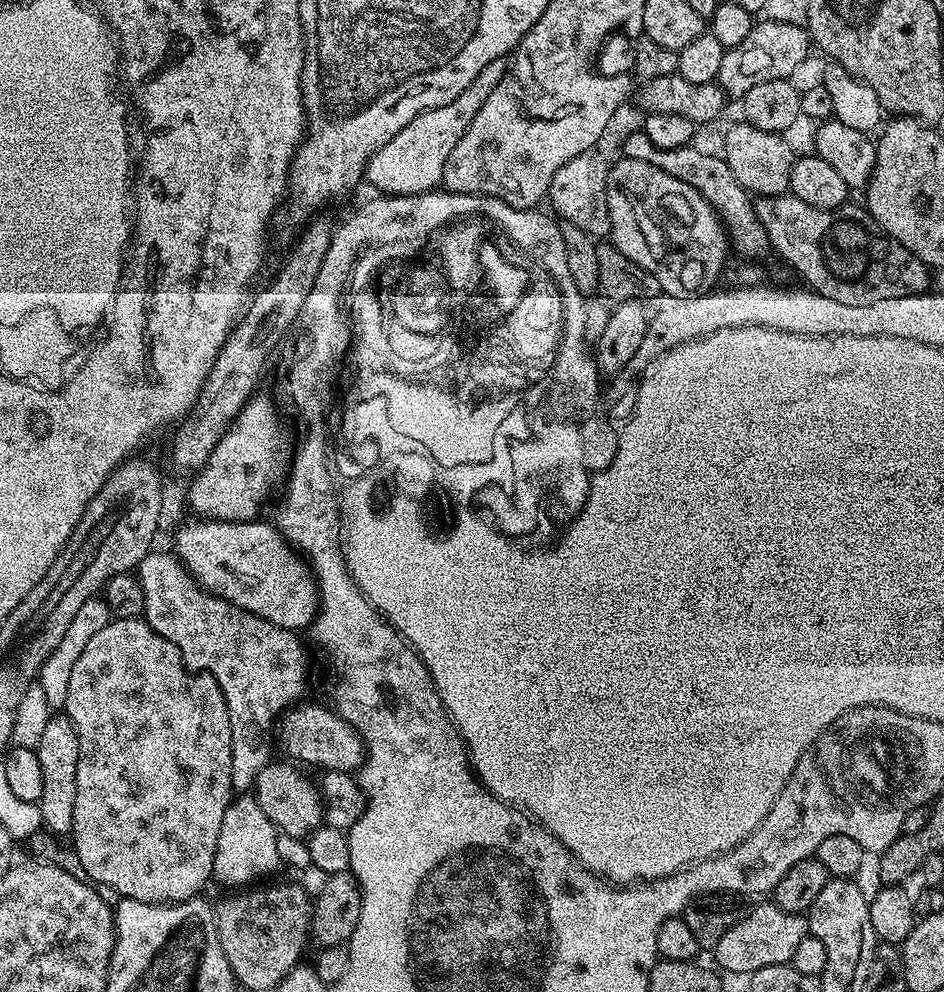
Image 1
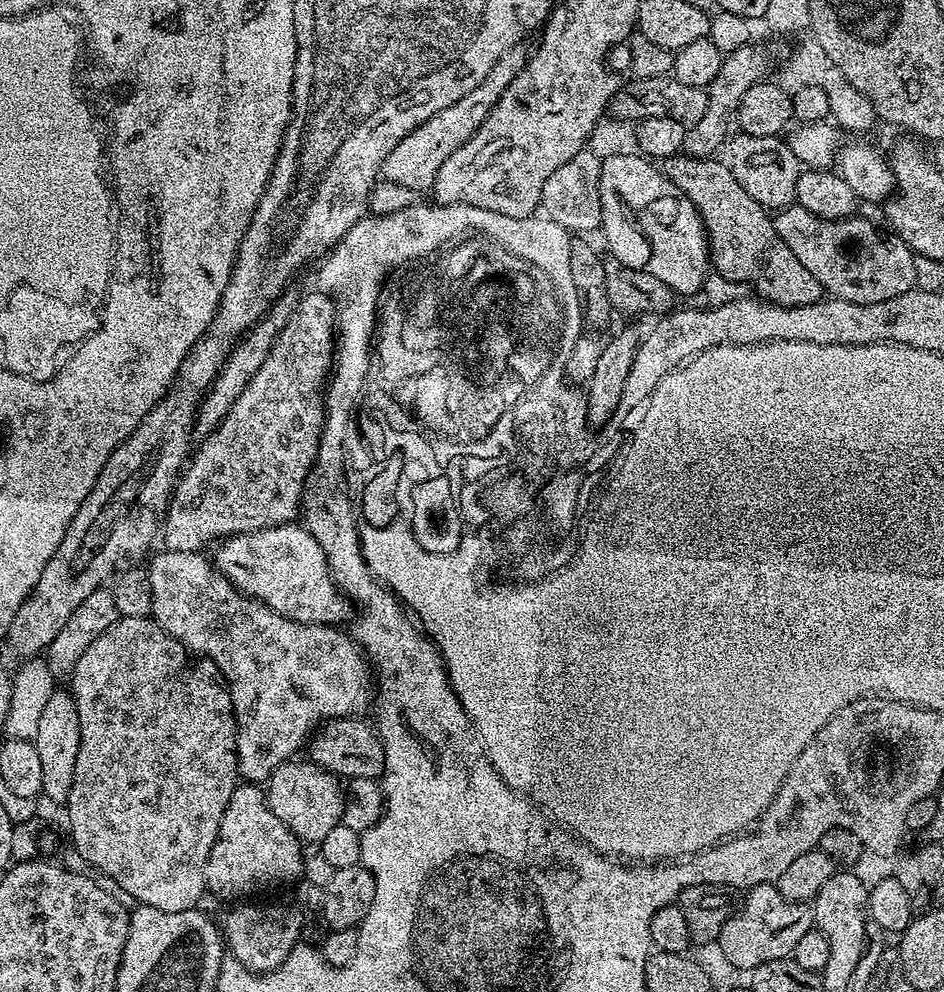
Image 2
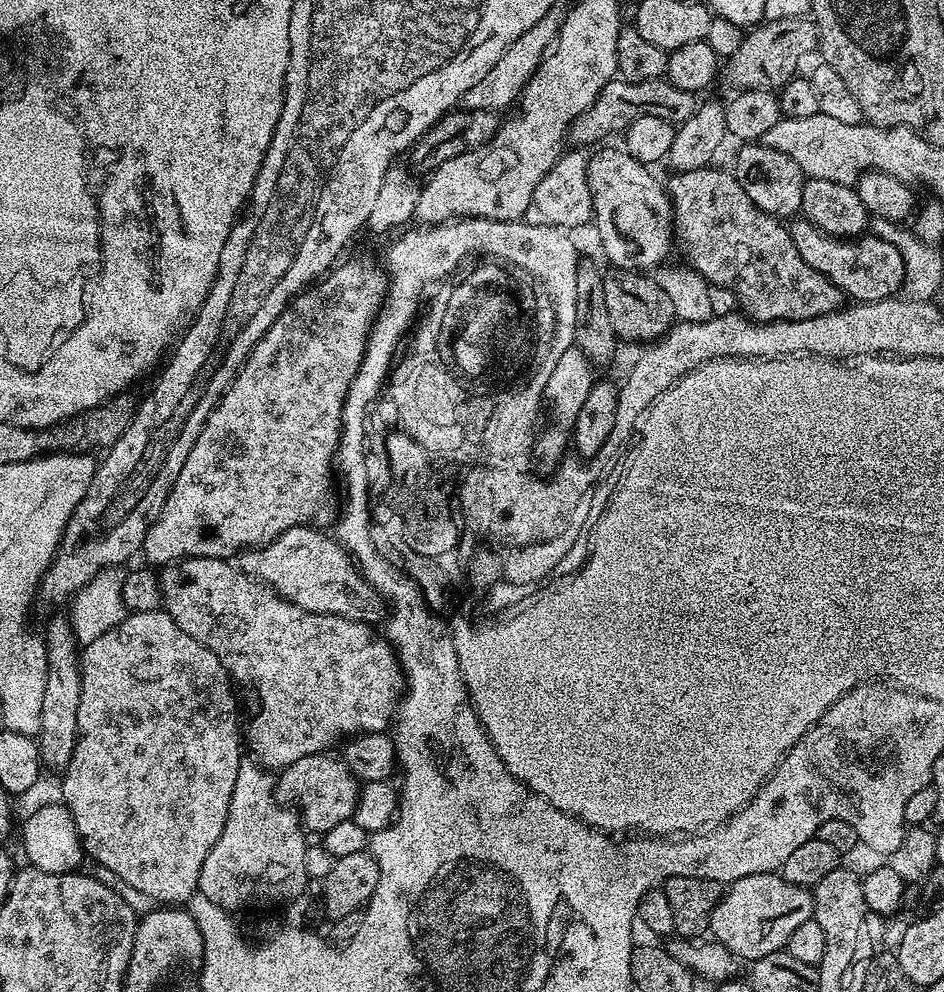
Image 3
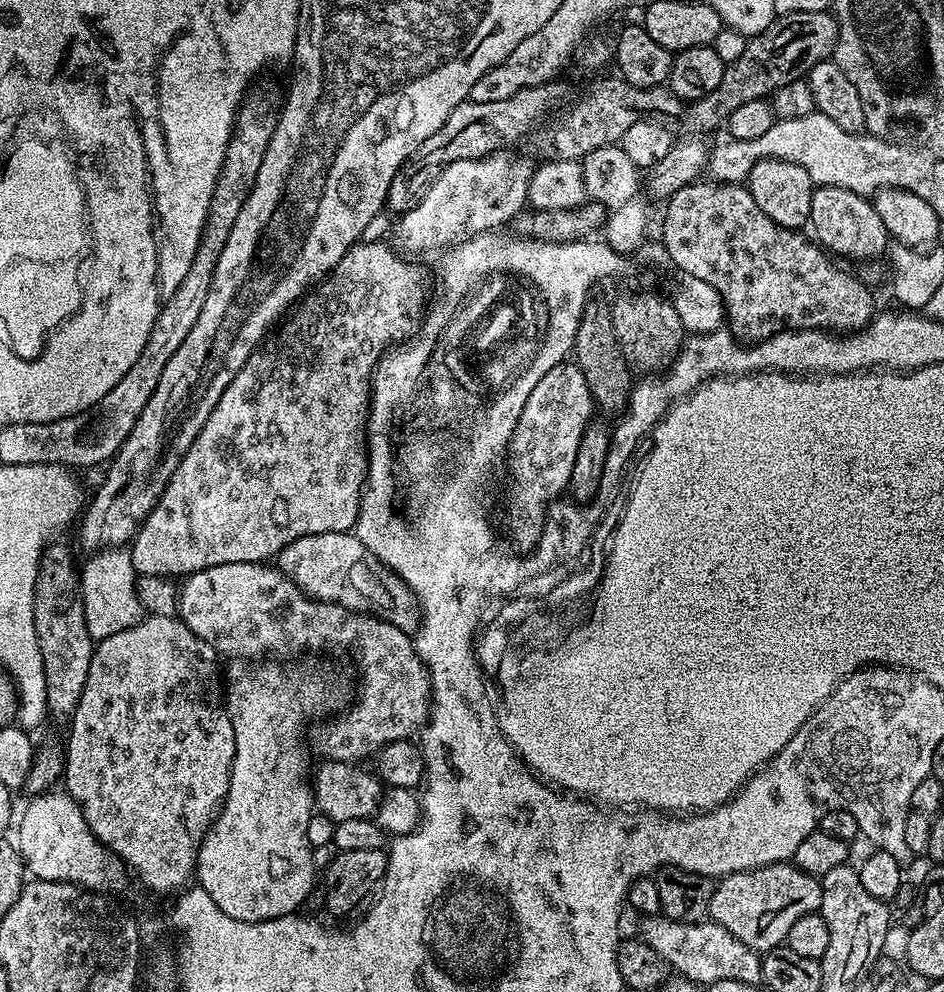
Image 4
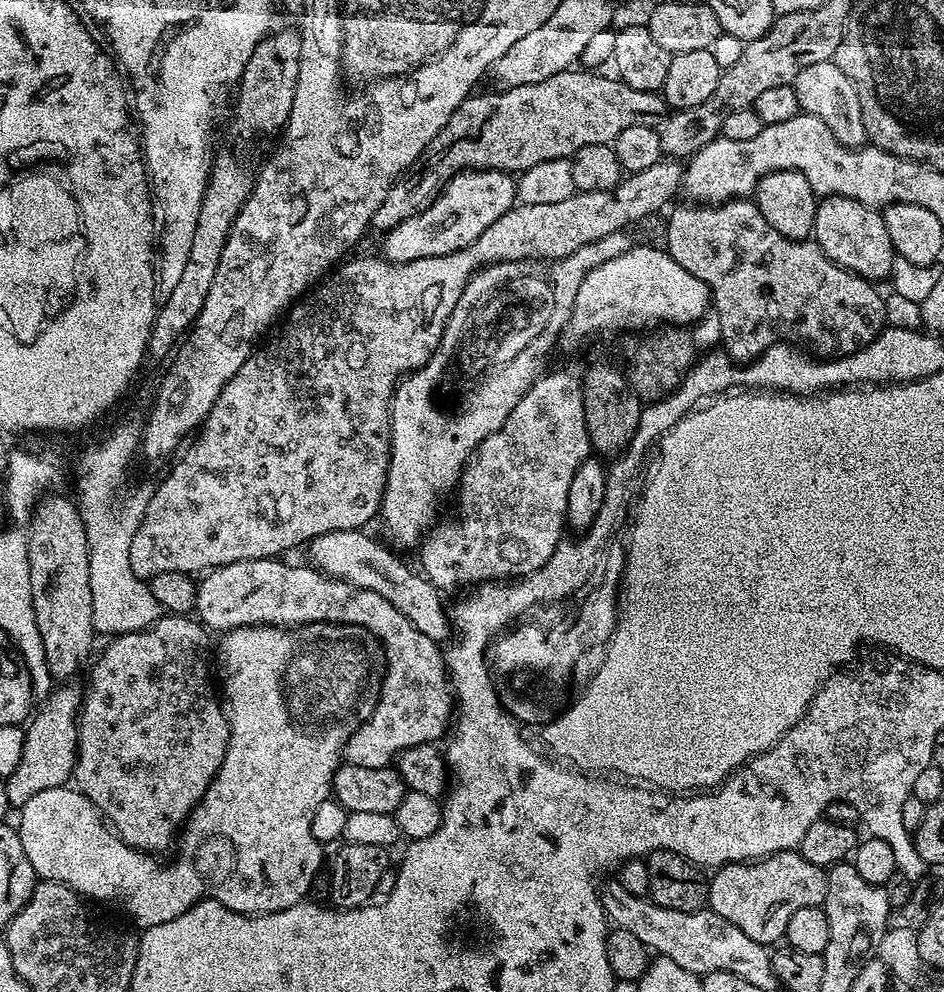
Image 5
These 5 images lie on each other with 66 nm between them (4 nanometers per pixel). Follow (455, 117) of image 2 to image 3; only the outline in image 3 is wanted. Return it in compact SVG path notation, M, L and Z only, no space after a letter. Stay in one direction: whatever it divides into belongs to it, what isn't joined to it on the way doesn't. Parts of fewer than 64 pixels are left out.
M559 7L551 8L537 24L530 26L530 30L526 30L526 34L522 34L522 38L518 38L518 42L508 47L506 54L502 54L502 58L498 58L494 66L490 66L490 74L486 74L486 78L482 78L478 86L470 86L470 90L464 95L462 101L465 109L486 110L500 114L503 113L503 108L510 107L511 109L519 101L524 87L528 85L533 74L539 70L544 57L548 55L560 35L562 23L560 11Z

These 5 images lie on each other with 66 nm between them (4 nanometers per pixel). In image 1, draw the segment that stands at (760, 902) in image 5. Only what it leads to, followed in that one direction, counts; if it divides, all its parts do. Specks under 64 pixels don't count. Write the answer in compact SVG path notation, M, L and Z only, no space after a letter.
M775 902L760 904L752 913L745 915L726 934L714 950L716 960L728 972L751 974L762 970L762 966L786 964L791 961L798 942L809 935L808 921L803 915L794 912L783 912Z

